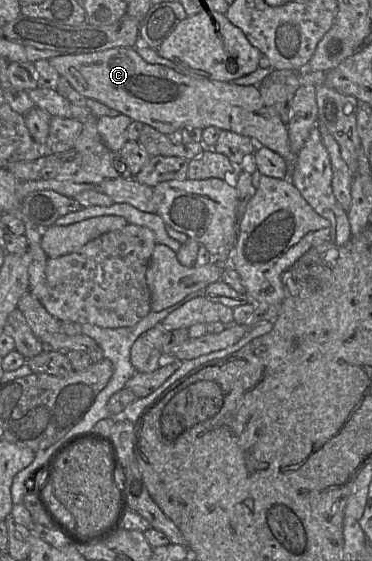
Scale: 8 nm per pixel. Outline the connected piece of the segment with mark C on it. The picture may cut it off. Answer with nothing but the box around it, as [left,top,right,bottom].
[48,47,295,165]

